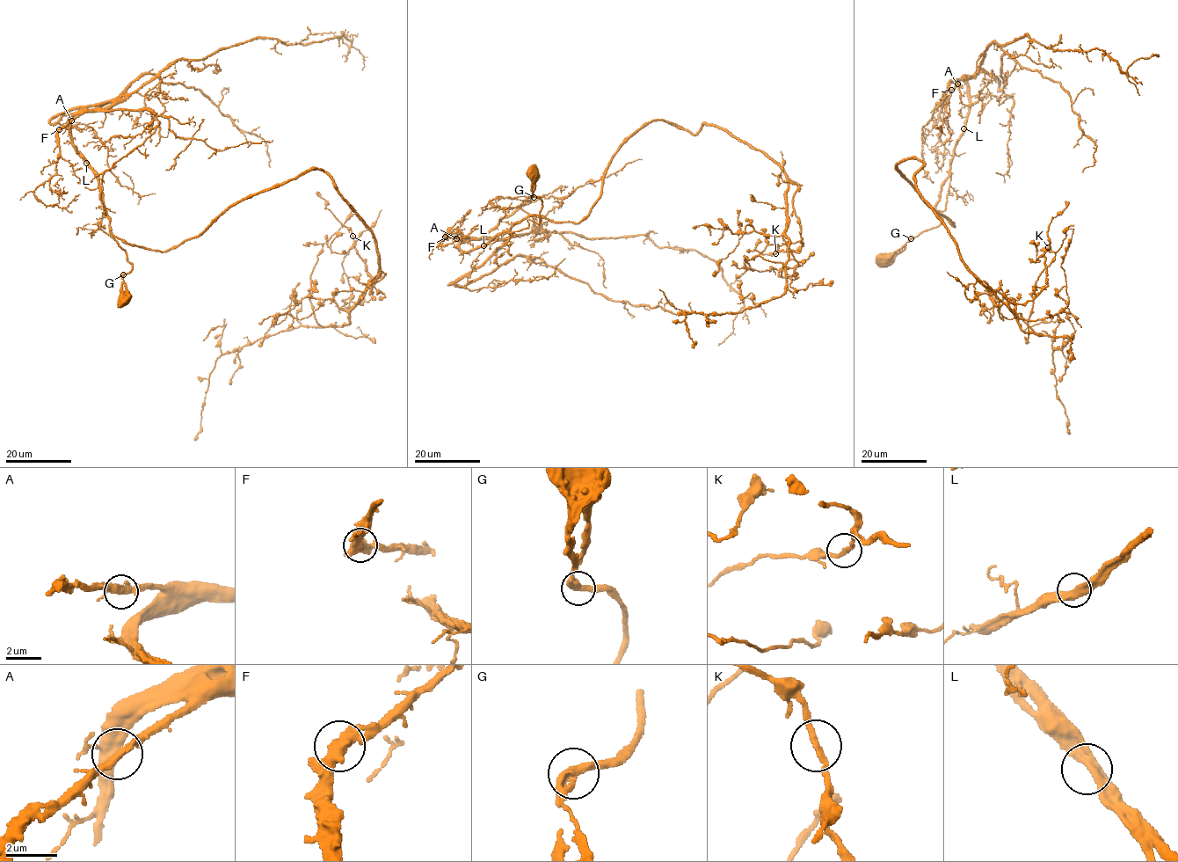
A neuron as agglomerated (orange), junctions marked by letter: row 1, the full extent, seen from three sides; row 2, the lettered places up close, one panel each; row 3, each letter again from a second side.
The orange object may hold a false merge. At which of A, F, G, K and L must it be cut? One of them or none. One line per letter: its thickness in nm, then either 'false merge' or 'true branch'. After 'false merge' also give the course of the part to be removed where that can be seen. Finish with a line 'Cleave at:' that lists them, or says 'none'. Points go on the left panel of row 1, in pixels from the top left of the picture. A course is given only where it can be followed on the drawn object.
A: calibre 340 nm; true branch
F: calibre 500 nm; true branch
G: calibre 340 nm; true branch
K: calibre 220 nm; true branch
L: calibre 440 nm; true branch
Cleave at: none

